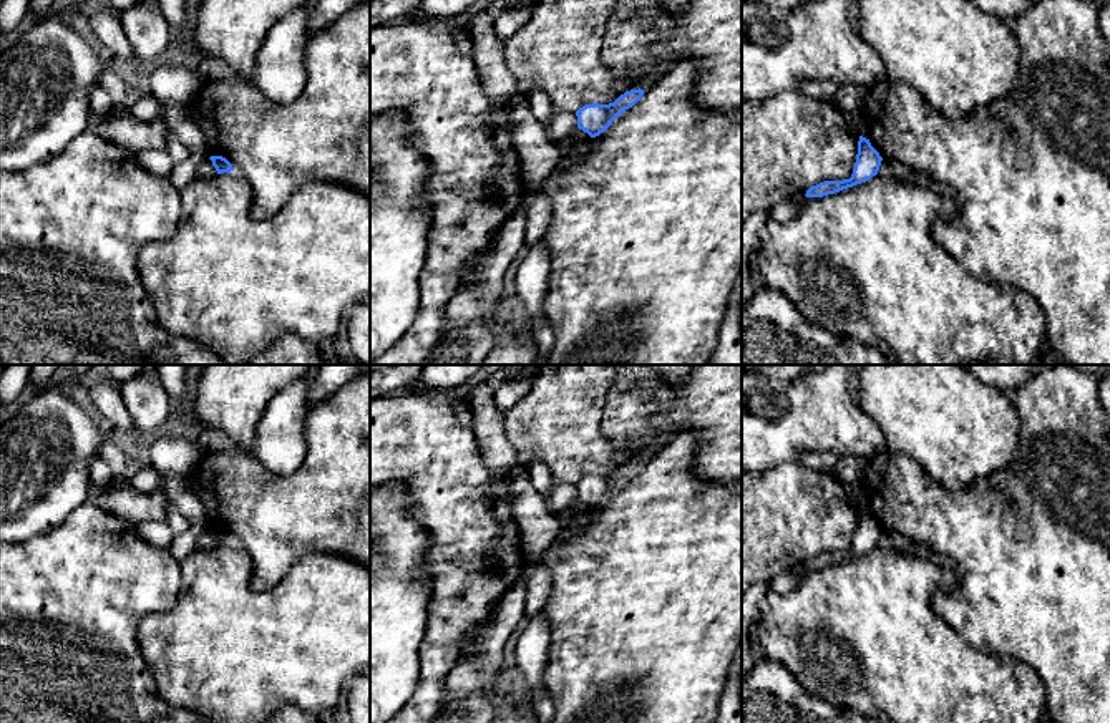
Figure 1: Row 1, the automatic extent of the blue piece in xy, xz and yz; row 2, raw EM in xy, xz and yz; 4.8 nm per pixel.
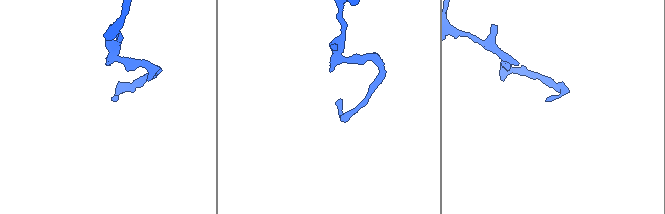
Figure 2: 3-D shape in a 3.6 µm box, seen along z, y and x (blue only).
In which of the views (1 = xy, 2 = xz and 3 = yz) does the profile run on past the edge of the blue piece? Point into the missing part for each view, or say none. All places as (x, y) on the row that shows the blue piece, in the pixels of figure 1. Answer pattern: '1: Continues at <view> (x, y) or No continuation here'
1: No continuation here
2: No continuation here
3: No continuation here

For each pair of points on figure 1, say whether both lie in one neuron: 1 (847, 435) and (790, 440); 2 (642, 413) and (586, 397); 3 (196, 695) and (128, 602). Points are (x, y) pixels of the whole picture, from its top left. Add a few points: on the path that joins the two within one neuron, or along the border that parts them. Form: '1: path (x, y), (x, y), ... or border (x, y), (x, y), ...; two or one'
1: path (833, 433), (803, 433); one
2: border (614, 382), (601, 423), (608, 440); two
3: border (176, 601), (138, 625), (141, 659); two

